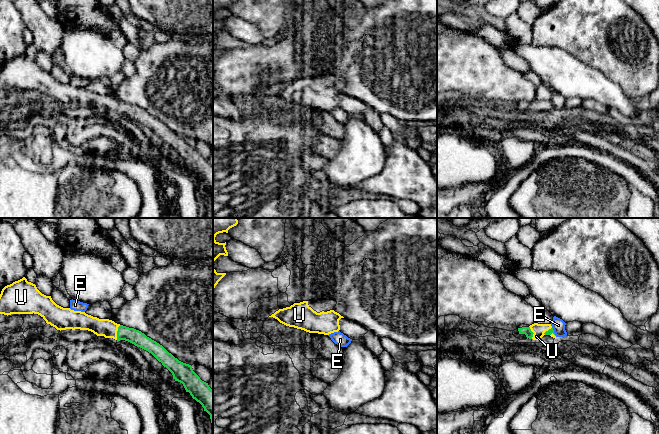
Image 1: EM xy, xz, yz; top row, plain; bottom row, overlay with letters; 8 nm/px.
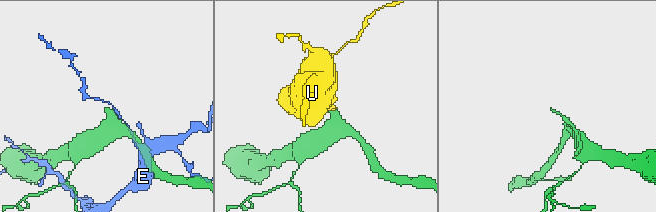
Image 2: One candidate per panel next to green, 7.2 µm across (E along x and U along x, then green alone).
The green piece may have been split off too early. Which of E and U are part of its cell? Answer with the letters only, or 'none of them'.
U

